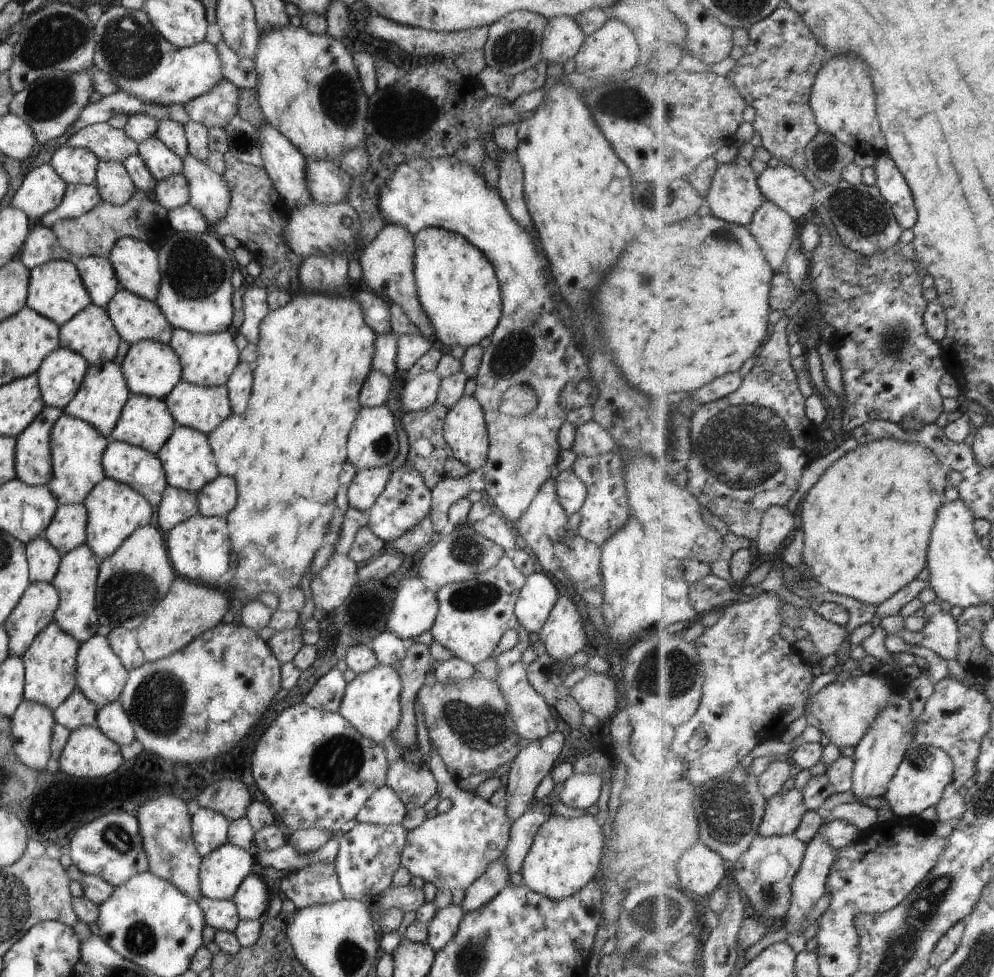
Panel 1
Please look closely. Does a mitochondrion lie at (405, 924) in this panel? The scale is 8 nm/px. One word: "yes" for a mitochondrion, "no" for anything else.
no

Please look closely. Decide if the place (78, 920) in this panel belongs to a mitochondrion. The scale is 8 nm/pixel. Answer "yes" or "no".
no

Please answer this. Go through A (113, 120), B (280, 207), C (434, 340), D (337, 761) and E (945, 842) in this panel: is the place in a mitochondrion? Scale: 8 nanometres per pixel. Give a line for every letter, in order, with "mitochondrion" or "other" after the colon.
A: other
B: other
C: other
D: mitochondrion
E: other

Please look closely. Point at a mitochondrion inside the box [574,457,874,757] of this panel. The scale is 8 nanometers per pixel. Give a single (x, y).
(671, 671)

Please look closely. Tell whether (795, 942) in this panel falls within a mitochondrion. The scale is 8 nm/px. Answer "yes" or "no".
no

